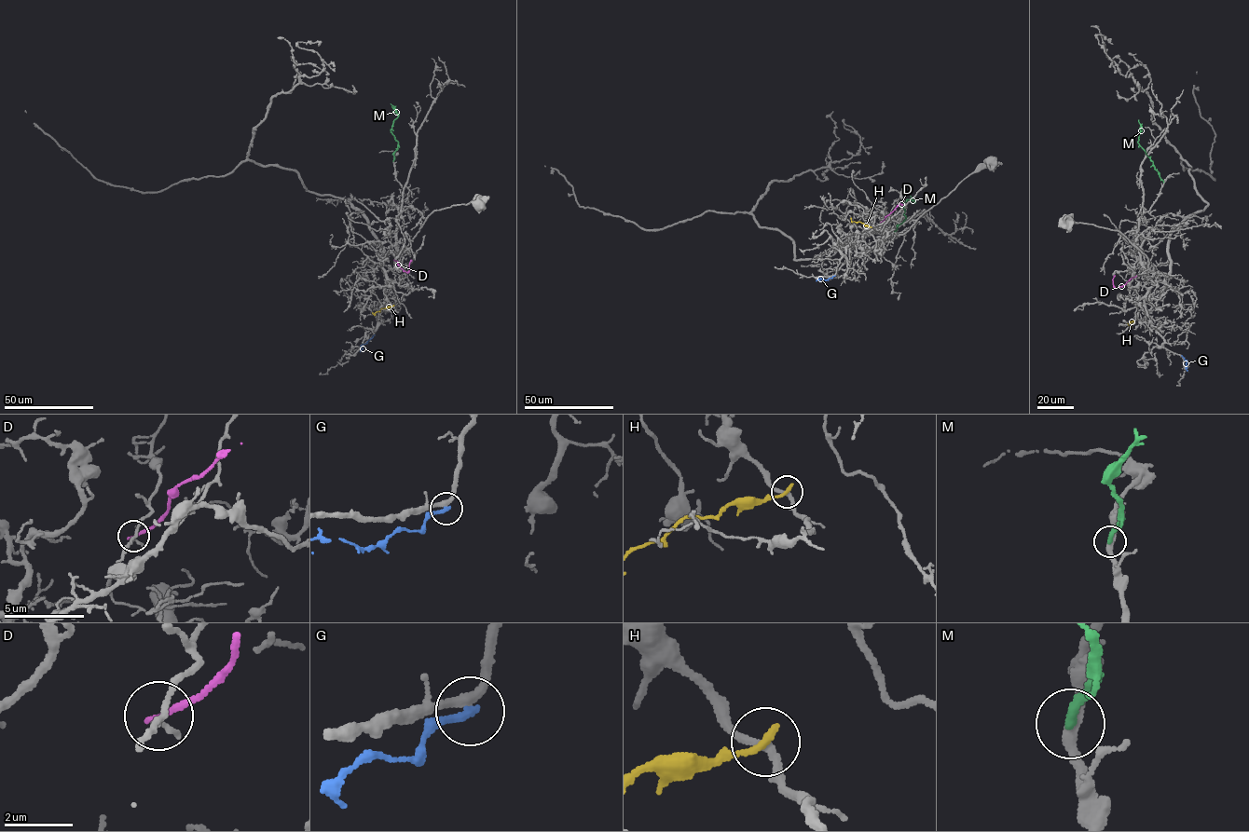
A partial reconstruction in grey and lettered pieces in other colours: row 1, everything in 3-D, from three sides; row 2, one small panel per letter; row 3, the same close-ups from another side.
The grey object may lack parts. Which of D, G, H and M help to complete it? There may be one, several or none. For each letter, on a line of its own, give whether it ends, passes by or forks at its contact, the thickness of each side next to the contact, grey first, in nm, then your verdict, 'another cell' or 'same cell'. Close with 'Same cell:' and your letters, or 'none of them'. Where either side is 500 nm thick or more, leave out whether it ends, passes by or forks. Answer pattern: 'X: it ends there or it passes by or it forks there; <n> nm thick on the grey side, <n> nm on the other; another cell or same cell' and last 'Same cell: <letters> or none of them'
D: it ends there; 170 nm thick on the grey side, 170 nm on the other; another cell
G: it ends there; 240 nm thick on the grey side, 240 nm on the other; another cell
H: it ends there; 200 nm thick on the grey side, 240 nm on the other; another cell
M: it ends there; 280 nm thick on the grey side, 280 nm on the other; same cell
Same cell: M

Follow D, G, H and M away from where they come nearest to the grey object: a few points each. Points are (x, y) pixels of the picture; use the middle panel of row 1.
D: (881, 222), (899, 203), (902, 205)
G: (834, 275), (816, 280)
H: (871, 227), (851, 221), (851, 217)
M: (894, 231), (905, 219), (904, 203), (907, 199), (914, 200), (910, 196)

